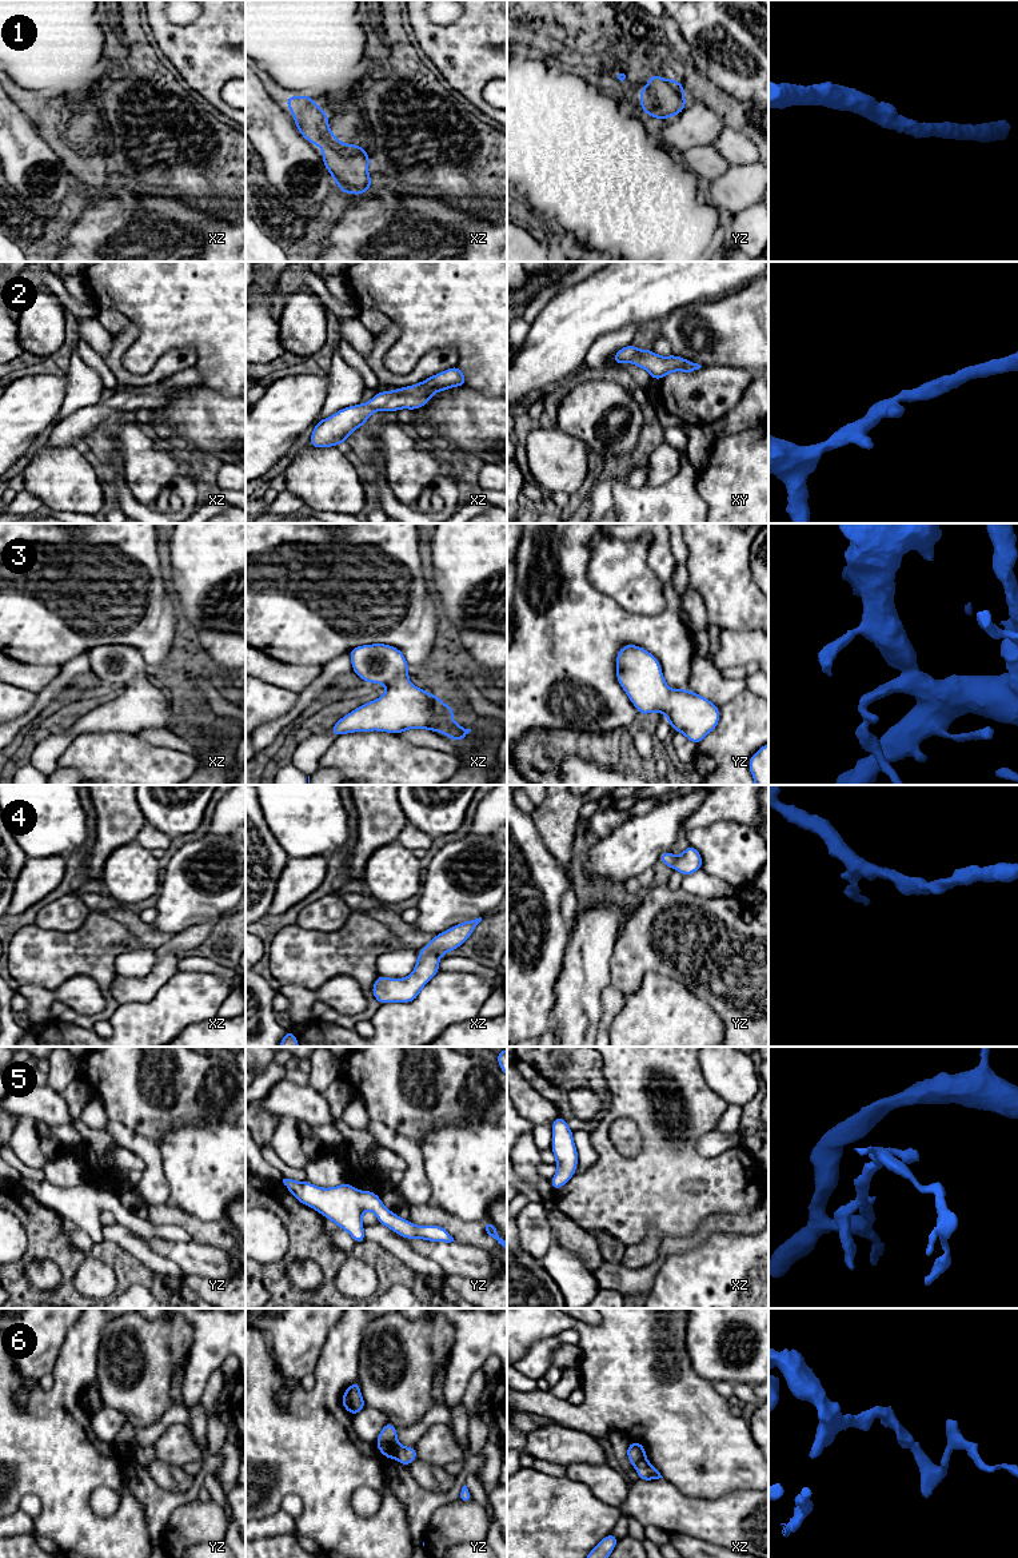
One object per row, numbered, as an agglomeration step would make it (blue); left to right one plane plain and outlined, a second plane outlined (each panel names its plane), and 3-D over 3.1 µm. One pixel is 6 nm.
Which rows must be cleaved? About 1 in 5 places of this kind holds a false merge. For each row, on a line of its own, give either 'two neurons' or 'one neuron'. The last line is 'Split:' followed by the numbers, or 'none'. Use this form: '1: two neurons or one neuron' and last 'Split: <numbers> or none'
1: one neuron
2: one neuron
3: one neuron
4: one neuron
5: one neuron
6: two neurons
Split: 6

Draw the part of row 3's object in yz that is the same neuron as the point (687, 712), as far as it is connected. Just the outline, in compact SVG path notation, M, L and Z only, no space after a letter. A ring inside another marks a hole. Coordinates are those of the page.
M624 645L616 654L616 678L640 716L662 713L674 732L682 732L696 745L719 724L719 708L707 698L684 689L671 690L664 681L659 661L636 645Z

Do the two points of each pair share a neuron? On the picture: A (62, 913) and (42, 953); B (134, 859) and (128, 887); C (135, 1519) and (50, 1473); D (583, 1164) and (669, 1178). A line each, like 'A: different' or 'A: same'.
A: different
B: same
C: same
D: different

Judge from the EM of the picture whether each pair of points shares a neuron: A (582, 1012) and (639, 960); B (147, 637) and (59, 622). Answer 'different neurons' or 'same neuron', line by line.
A: different neurons
B: same neuron

